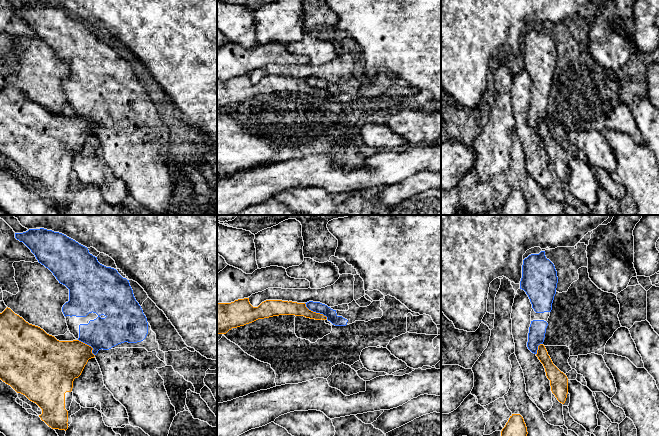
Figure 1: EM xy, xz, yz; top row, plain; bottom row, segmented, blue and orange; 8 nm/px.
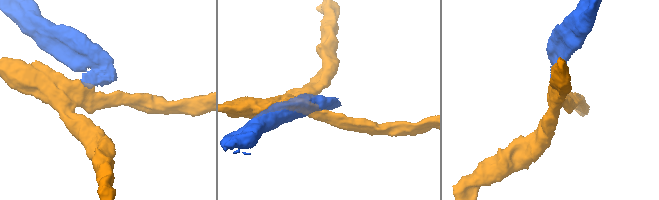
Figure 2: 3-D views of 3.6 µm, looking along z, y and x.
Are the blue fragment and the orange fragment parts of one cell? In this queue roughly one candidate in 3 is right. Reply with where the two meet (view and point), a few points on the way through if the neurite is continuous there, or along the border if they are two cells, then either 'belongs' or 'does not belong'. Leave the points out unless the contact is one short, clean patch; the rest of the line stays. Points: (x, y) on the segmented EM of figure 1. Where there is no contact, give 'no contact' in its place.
meets blue in xz at (315, 311); border along xz (304, 303), (309, 309), (322, 313), (327, 318); does not belong

